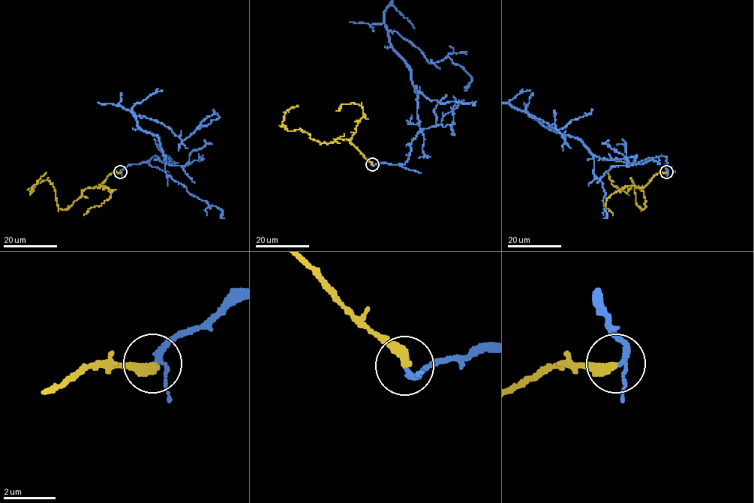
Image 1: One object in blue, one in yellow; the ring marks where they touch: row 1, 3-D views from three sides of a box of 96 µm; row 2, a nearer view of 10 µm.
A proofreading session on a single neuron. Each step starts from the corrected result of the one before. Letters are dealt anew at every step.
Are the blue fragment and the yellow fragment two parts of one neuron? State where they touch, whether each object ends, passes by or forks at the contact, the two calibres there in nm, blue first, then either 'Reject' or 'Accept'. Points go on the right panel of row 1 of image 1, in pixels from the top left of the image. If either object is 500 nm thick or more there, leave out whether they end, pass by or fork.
Place: (666, 172). At the ring blue passes by. At the ring yellow ends. Thickness 170 nm (blue) against 400 nm. Accept

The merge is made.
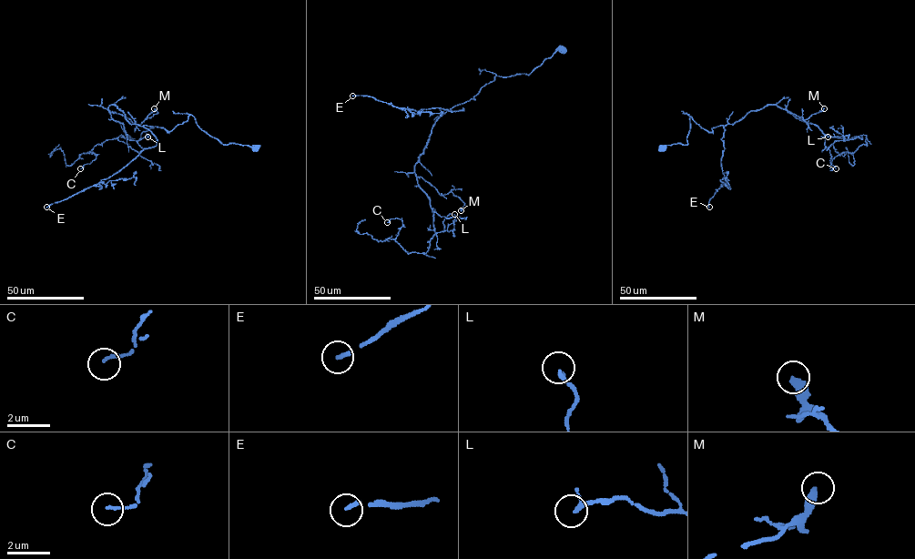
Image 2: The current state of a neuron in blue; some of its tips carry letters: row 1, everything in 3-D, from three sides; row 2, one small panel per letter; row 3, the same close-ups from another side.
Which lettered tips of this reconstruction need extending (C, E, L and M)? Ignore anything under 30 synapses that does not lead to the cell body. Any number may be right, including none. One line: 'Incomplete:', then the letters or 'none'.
Incomplete: E

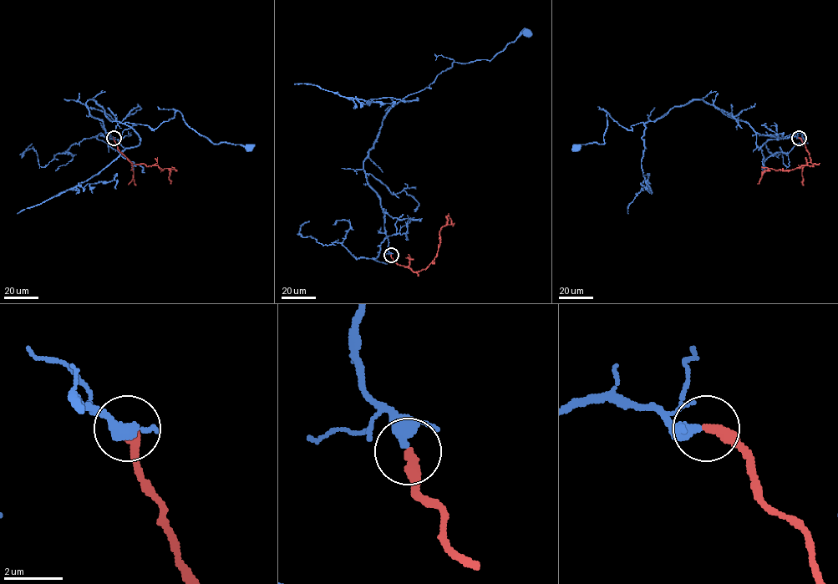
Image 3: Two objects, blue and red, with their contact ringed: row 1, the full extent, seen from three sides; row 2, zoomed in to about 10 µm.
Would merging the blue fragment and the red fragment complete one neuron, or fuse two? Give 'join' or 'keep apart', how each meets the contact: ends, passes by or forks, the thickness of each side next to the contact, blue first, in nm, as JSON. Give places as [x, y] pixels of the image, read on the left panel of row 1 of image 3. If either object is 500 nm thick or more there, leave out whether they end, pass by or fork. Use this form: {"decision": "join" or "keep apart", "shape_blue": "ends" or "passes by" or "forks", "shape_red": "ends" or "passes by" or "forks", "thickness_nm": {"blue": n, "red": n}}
{"decision": "join", "shape_blue": "passes by", "shape_red": "ends", "thickness_nm": {"blue": 320, "red": 360}}

